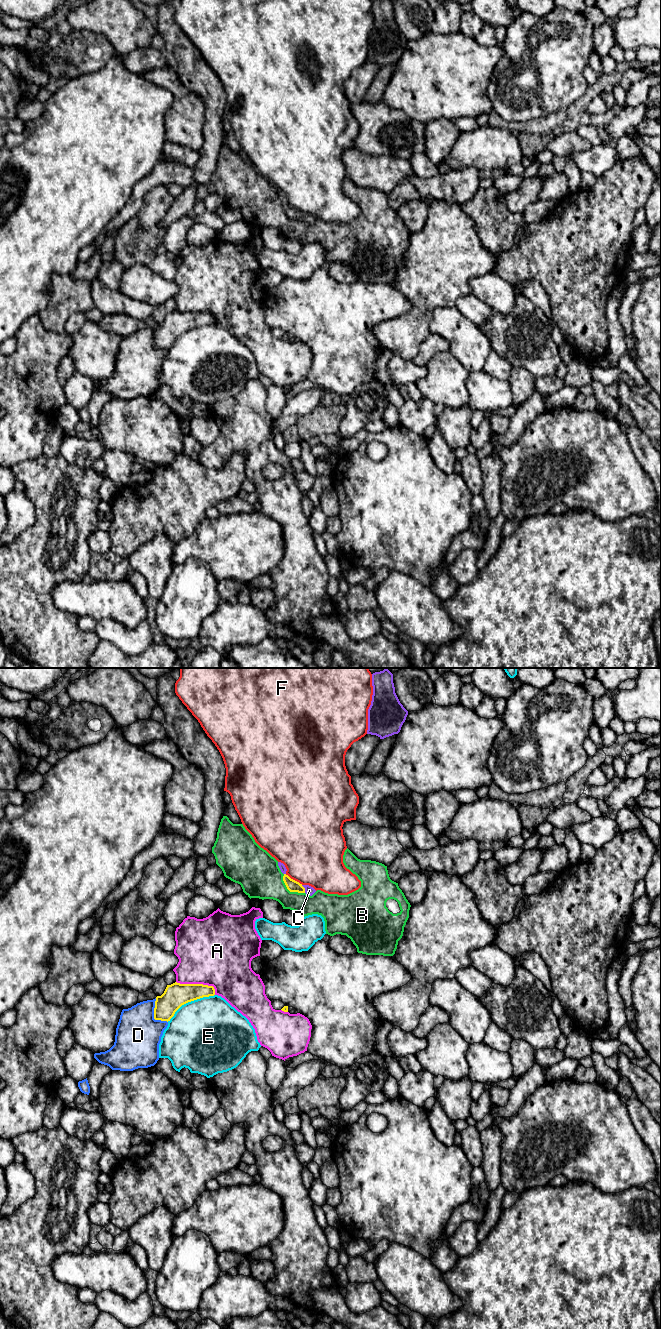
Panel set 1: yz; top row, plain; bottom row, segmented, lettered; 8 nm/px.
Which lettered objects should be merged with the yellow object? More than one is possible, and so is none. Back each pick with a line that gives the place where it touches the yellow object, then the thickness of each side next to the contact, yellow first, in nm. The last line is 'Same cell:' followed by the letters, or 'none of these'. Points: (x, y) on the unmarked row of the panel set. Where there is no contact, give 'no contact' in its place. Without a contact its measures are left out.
C: yz (304, 217) | 100/70 nm
Same cell: C

